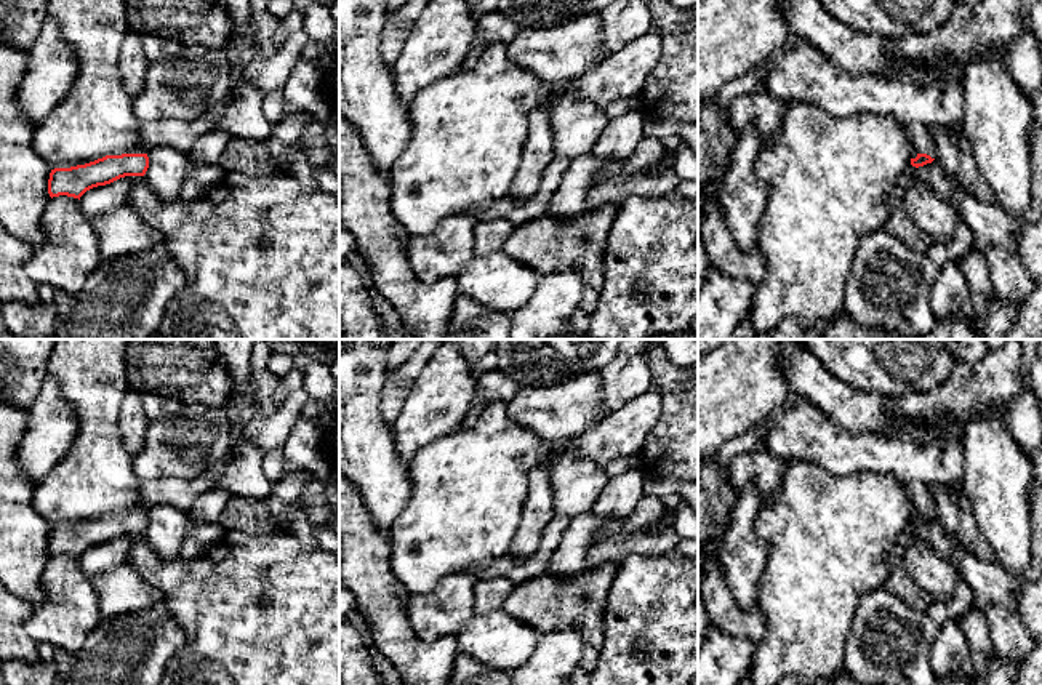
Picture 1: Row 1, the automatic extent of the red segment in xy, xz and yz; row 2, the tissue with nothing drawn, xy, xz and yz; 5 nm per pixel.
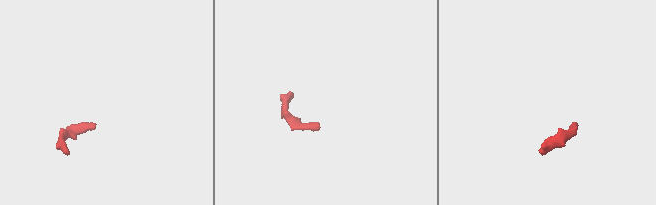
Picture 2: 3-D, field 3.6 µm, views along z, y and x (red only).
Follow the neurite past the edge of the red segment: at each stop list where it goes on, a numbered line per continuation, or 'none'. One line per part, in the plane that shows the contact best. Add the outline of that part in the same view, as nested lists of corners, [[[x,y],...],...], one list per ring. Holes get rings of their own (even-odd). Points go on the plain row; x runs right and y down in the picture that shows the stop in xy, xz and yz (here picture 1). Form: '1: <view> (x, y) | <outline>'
1: yz (921, 495) | [[[914,480],[908,483],[908,491],[917,512],[927,512],[932,517],[936,515],[936,501],[933,498],[930,485],[920,480]]]

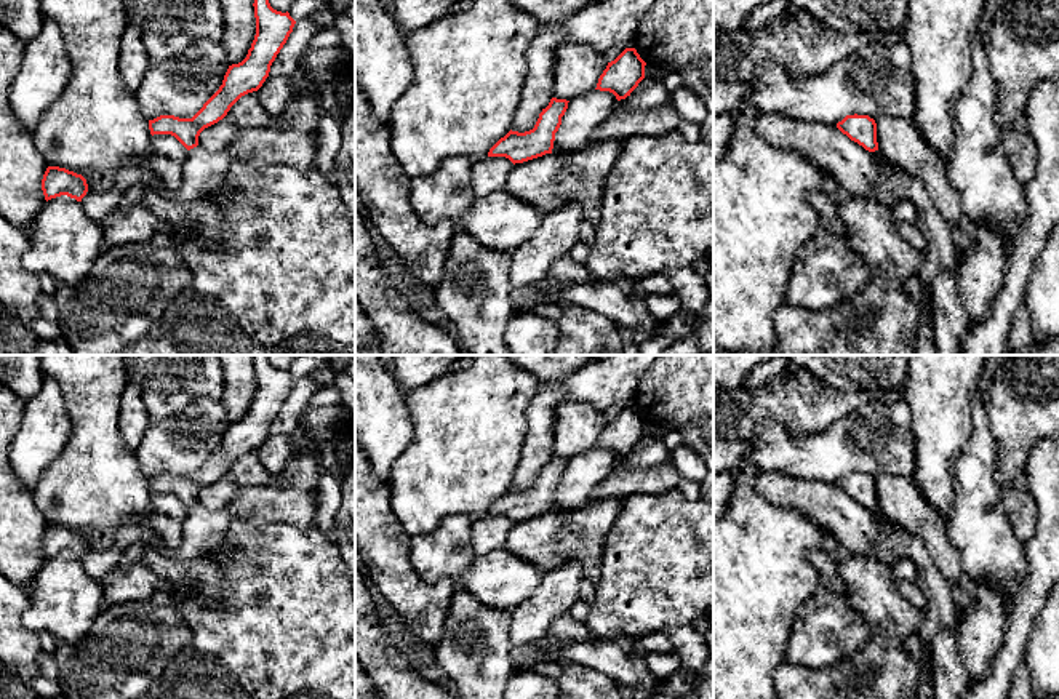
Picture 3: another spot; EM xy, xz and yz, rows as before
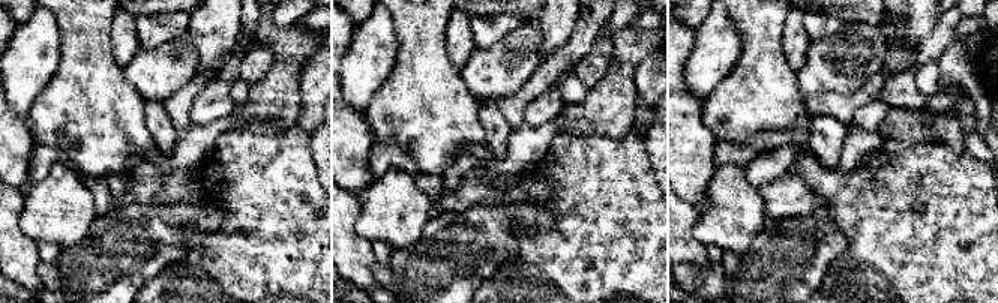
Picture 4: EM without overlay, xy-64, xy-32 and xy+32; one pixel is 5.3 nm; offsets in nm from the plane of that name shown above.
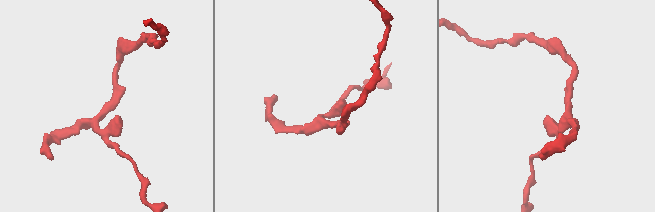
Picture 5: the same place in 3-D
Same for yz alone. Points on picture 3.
none

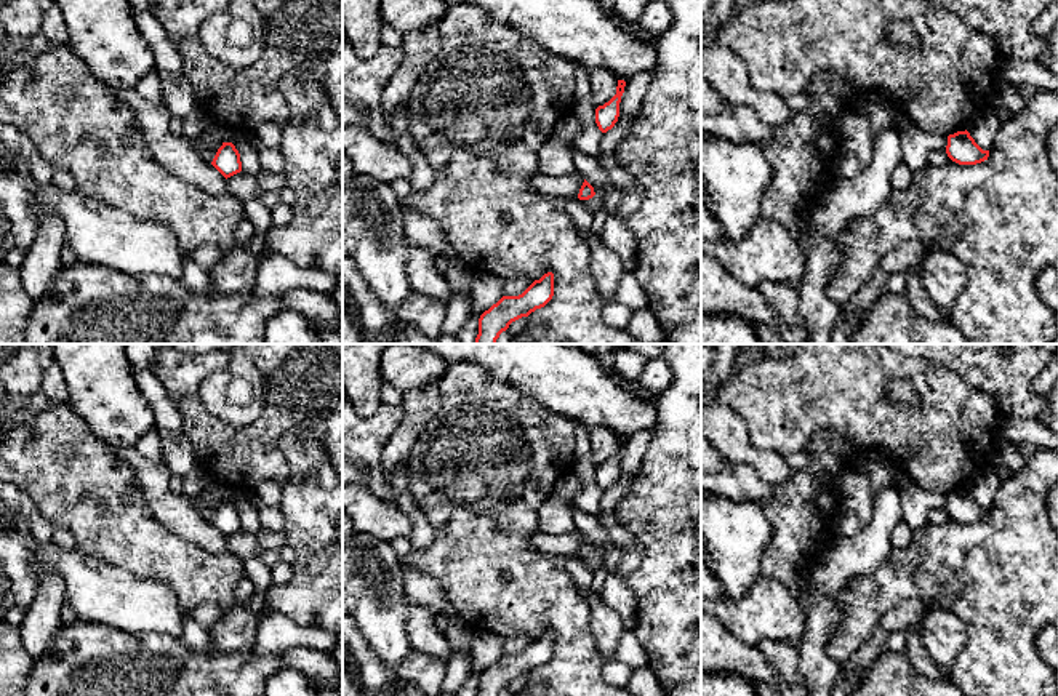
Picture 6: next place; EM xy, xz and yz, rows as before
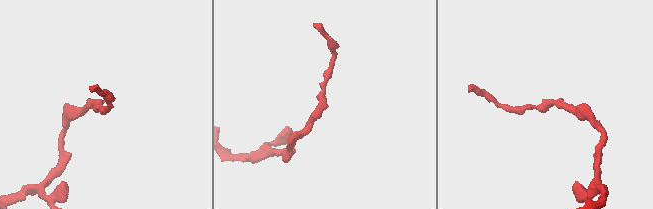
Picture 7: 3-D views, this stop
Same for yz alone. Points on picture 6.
none

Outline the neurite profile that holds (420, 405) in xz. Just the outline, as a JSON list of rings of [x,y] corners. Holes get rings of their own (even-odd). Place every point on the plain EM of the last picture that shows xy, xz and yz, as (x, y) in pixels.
[[[437,382],[403,394],[403,418],[383,448],[379,459],[381,474],[386,483],[389,483],[389,478],[405,466],[415,442],[419,438],[429,421],[439,413],[440,406],[442,398]]]

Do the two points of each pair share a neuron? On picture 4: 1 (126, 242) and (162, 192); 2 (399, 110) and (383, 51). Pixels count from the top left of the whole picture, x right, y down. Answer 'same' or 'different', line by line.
1: different
2: different

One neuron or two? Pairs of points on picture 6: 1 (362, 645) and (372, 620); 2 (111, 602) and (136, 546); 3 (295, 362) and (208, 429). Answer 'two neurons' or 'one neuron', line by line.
1: two neurons
2: two neurons
3: one neuron

